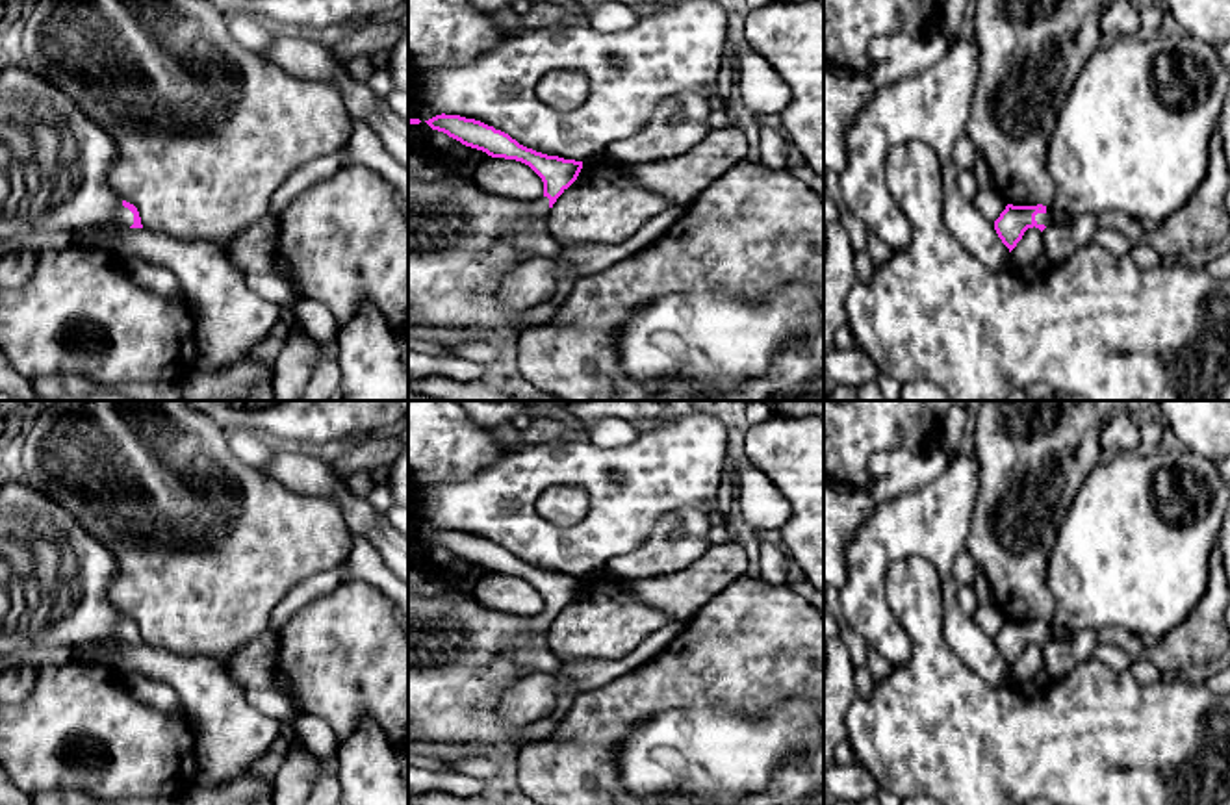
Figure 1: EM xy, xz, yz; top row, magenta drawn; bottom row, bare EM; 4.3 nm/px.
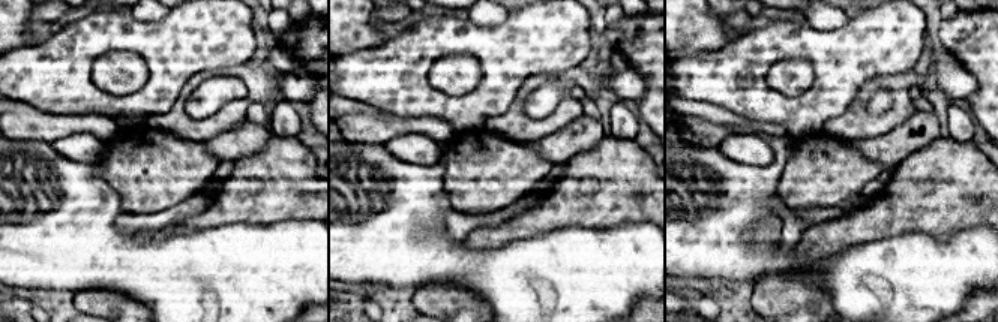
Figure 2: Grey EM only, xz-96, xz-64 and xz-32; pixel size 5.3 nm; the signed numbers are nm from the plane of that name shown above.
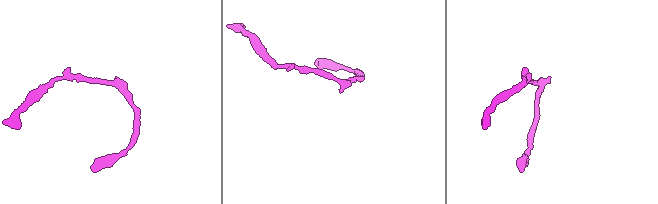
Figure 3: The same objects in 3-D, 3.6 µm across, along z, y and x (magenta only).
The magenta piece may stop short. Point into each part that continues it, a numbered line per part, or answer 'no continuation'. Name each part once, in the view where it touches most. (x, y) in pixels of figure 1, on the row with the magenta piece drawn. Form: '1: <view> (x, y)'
1: yz (1134, 136)

